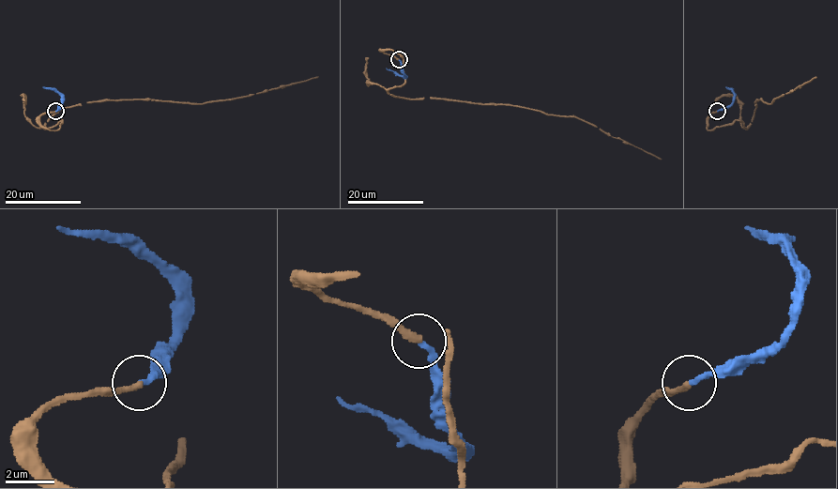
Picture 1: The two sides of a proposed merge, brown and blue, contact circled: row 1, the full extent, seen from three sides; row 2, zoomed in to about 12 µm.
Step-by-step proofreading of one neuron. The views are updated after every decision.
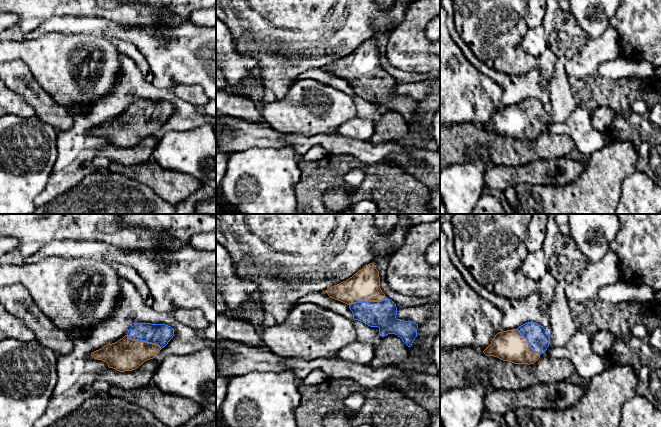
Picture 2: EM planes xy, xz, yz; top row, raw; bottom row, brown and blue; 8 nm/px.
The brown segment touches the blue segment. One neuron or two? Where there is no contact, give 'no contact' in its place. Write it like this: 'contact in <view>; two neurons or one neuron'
contact in xz; one neuron

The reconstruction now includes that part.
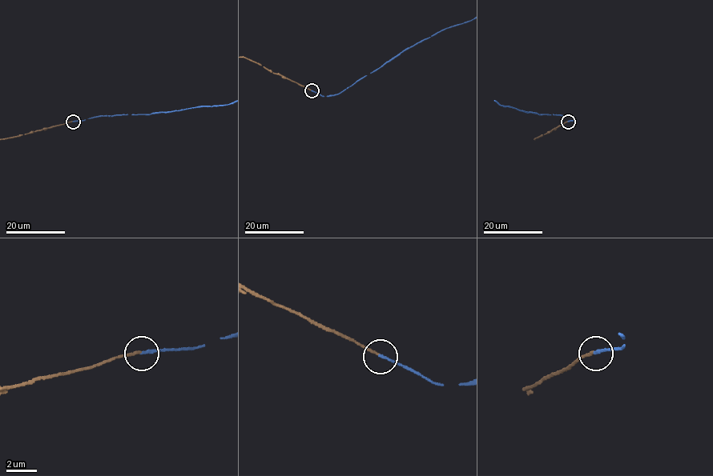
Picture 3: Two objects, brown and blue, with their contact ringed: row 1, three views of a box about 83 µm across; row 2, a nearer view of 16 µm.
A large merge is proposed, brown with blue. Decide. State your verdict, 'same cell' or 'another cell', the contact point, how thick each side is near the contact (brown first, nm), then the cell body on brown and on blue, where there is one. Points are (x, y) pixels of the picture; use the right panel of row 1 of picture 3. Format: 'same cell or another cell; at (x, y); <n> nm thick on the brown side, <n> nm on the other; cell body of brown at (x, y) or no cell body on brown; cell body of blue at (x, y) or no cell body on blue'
same cell; at (568, 122); 160 nm thick on the brown side, 160 nm on the other; no cell body on brown; no cell body on blue

